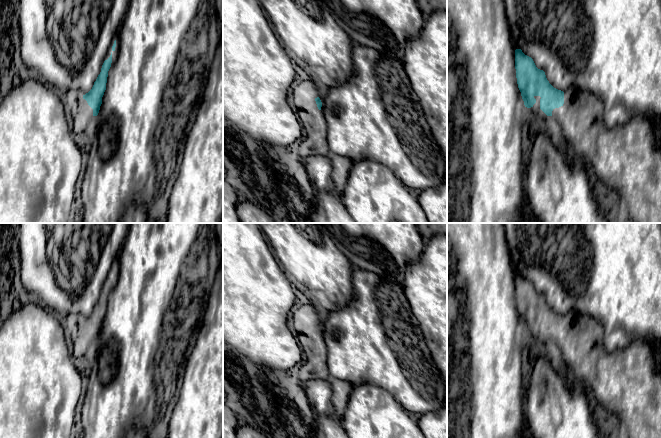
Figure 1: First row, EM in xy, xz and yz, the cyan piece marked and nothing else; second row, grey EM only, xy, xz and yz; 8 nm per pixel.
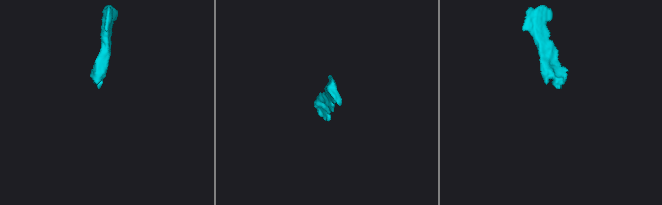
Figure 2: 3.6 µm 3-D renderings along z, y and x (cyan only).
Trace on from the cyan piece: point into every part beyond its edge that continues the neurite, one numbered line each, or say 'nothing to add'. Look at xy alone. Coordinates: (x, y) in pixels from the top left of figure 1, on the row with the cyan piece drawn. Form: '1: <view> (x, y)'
1: xy (84, 108)

